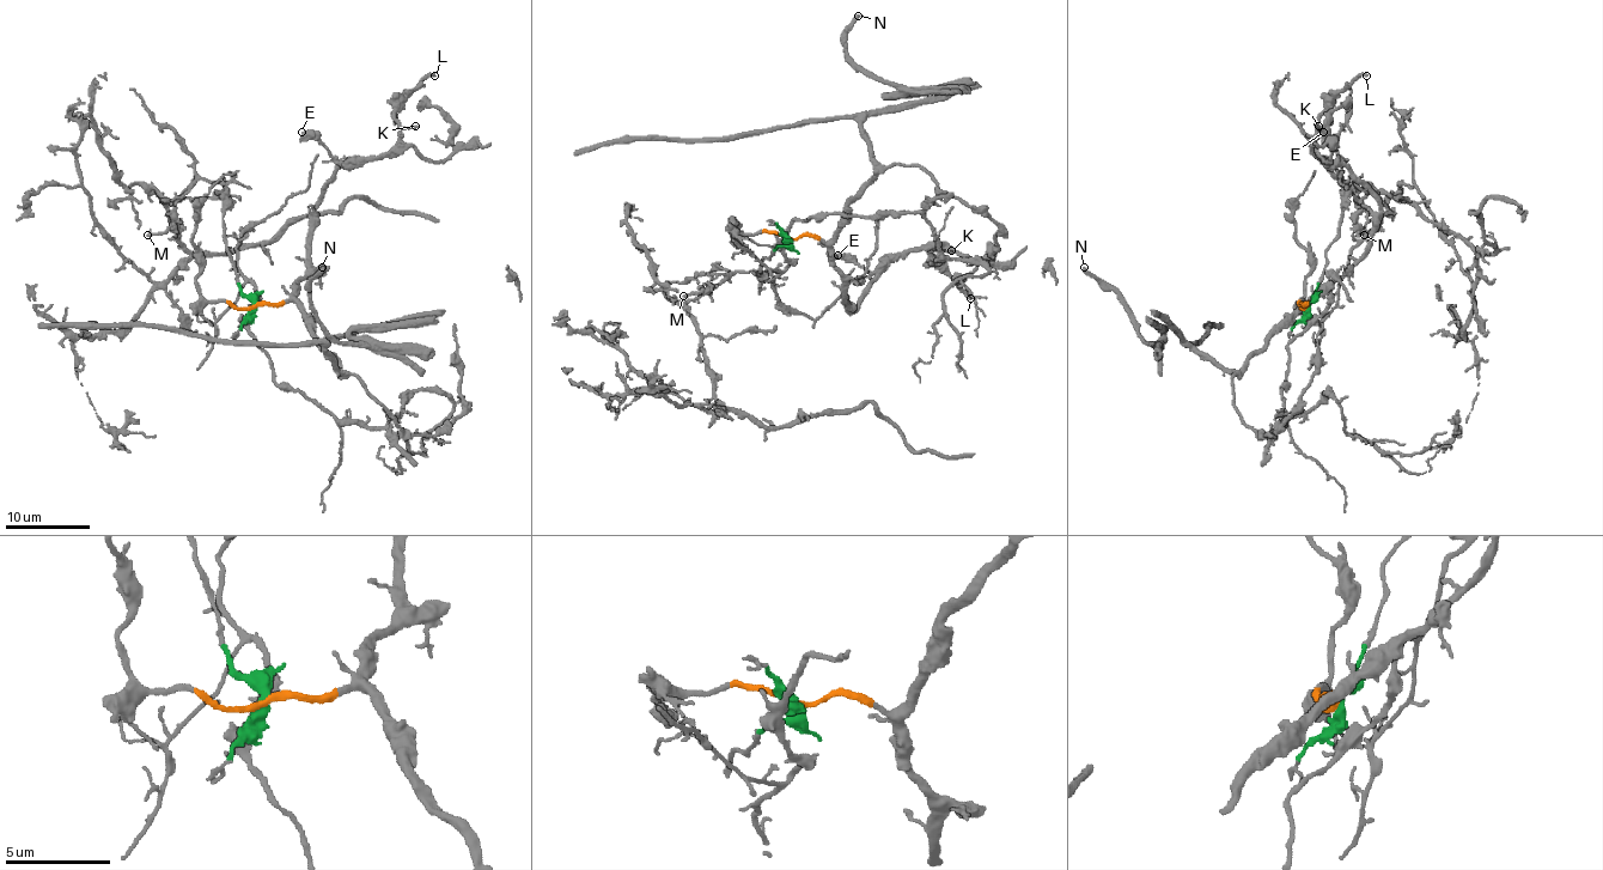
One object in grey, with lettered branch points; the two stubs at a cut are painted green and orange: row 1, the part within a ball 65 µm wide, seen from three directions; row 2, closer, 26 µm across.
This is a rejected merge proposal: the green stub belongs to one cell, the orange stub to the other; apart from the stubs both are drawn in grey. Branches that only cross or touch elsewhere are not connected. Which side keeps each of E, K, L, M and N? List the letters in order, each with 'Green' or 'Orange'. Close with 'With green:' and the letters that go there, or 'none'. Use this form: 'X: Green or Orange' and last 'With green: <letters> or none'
E: Orange
K: Orange
L: Orange
M: Green
N: Orange
With green: M

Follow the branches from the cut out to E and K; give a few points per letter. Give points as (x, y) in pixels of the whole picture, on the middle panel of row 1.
E: (791, 239), (816, 235), (824, 243), (829, 262), (841, 275), (843, 303), (852, 311), (873, 278), (837, 254)
K: (791, 239), (816, 235), (841, 275), (843, 303), (852, 311), (898, 256), (927, 245), (952, 250)

